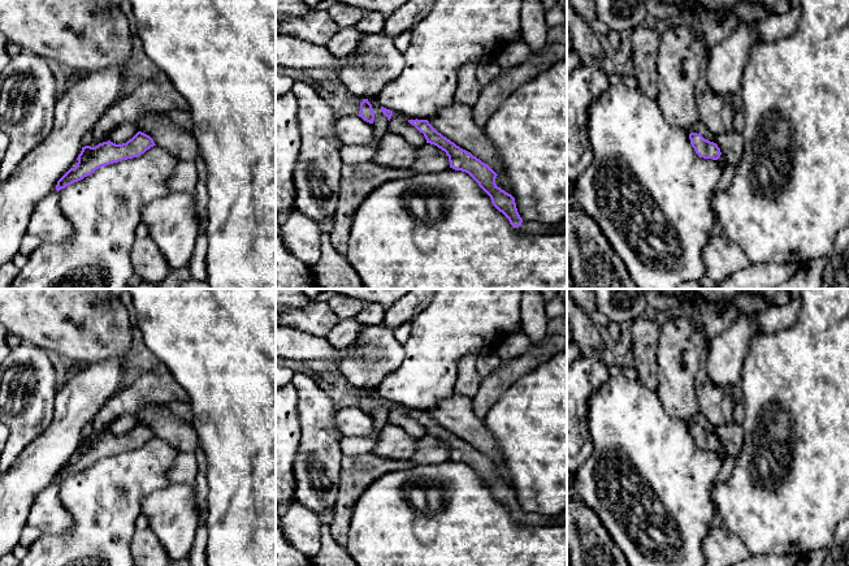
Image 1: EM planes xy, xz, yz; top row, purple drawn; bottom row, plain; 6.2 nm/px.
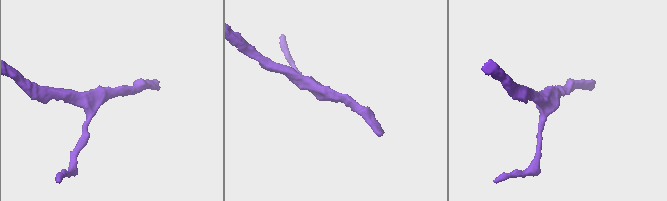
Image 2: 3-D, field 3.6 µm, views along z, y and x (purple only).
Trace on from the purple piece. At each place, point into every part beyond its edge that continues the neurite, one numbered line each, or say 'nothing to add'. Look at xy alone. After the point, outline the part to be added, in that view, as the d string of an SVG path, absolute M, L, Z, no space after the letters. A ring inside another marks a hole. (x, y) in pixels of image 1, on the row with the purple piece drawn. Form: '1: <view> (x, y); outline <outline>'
nothing to add

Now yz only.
nothing to add

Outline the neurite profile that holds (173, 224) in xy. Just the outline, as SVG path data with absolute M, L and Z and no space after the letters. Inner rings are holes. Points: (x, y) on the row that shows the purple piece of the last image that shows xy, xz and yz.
M170 193L146 203L142 207L142 222L172 271L190 264L196 239L204 232L204 220L198 217L192 194Z

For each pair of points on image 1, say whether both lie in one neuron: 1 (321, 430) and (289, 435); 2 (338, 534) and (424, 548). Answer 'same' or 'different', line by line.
1: different
2: different

